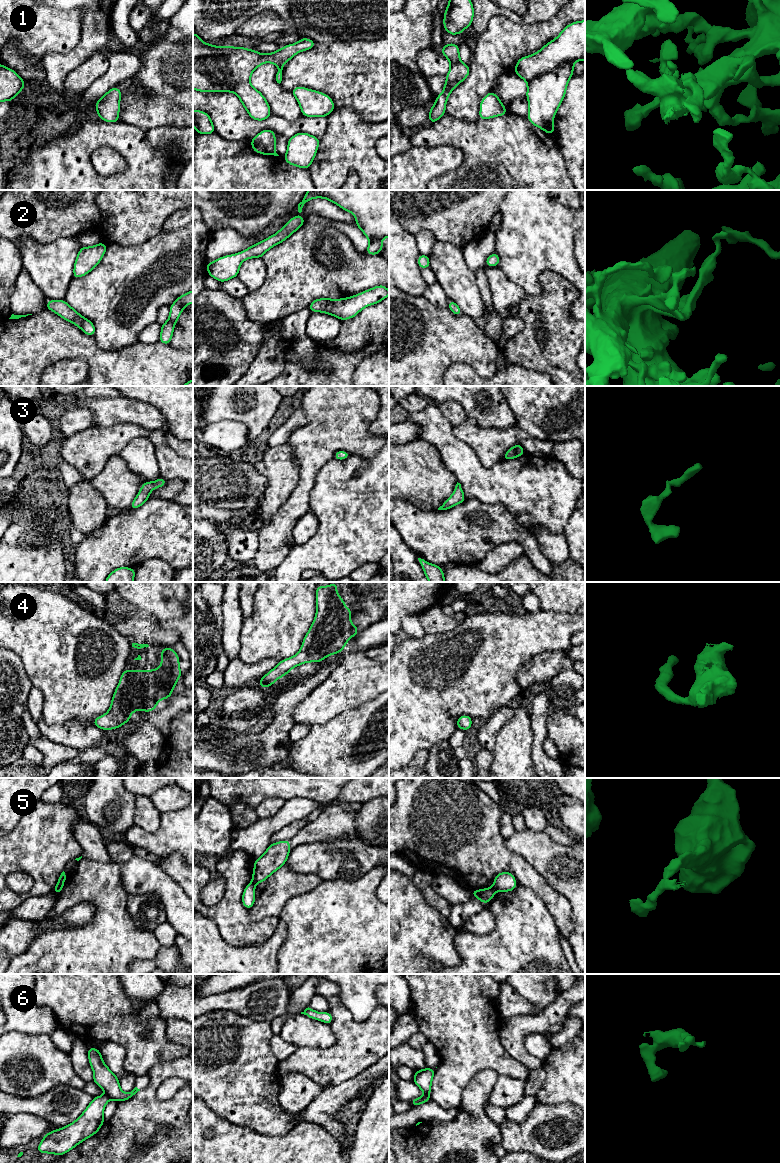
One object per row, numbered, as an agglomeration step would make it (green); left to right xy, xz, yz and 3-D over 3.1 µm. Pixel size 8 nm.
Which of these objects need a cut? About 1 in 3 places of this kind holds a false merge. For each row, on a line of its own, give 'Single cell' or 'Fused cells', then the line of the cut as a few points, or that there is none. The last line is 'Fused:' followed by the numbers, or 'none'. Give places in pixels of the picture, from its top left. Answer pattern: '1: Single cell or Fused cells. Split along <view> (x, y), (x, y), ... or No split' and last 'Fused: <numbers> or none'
1: Single cell. No split
2: Single cell. No split
3: Single cell. No split
4: Single cell. No split
5: Fused cells. Split along yz (493, 886), (495, 891)
6: Fused cells. Split along xy (106, 1094), (110, 1097)
Fused: 5, 6

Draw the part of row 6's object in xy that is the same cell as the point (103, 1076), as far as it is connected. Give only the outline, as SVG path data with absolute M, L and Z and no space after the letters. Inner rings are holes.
M89 1046L88 1058L94 1072L92 1082L104 1089L110 1098L117 1102L126 1101L140 1091L135 1087L129 1093L122 1092L117 1076L105 1065L100 1050Z

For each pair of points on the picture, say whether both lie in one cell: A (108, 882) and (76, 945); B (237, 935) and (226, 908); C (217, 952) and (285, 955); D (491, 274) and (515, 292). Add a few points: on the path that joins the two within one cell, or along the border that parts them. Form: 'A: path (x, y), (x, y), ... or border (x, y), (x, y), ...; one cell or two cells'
A: path (108, 898), (108, 913), (92, 929); one cell
B: path (237, 928), (230, 915); one cell
C: border (287, 933), (287, 938), (278, 952), (277, 963); two cells
D: path (497, 280), (509, 292); one cell

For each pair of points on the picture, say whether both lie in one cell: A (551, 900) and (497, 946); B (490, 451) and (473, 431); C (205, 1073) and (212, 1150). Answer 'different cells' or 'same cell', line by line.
A: different cells
B: same cell
C: different cells

